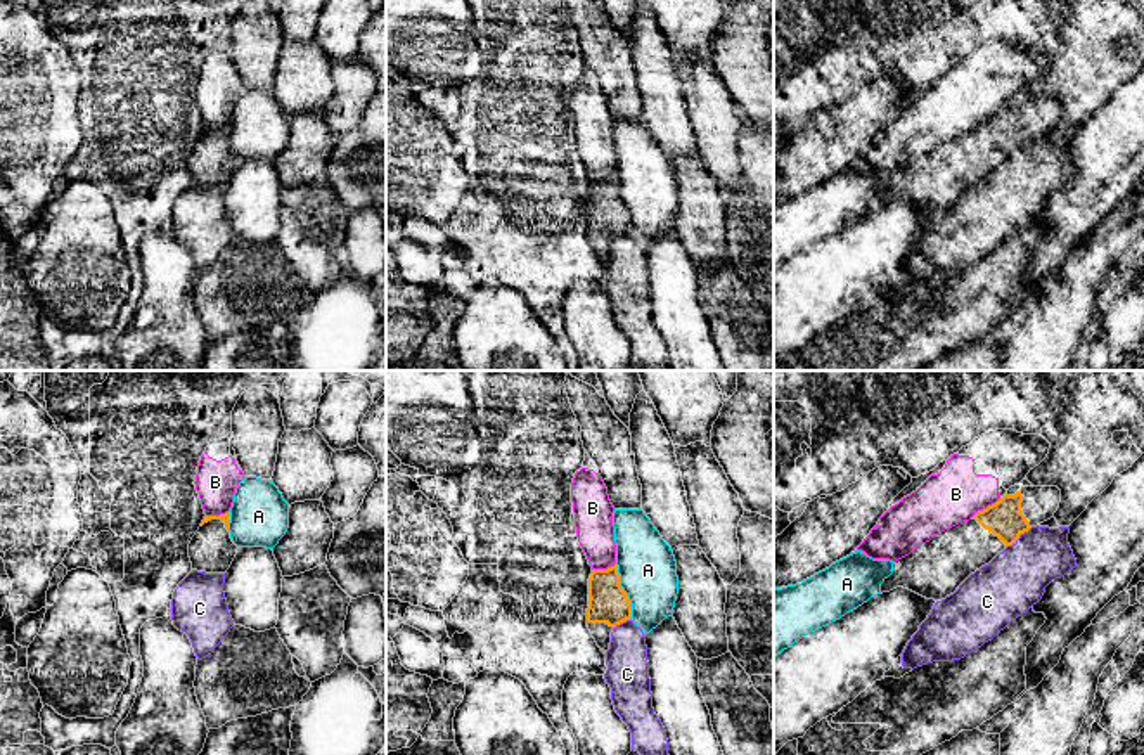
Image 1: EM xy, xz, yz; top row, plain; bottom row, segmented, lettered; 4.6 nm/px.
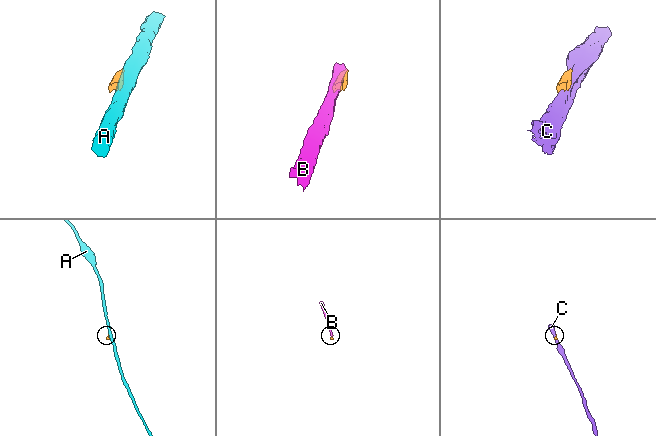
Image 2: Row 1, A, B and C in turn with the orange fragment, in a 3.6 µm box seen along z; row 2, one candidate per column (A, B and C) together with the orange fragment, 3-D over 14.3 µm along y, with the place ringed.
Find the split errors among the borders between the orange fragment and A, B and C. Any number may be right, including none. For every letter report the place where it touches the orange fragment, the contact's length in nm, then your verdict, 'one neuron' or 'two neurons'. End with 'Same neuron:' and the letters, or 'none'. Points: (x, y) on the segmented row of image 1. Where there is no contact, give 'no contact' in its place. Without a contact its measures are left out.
A: contact xz (623, 591); length 280 nm; two neurons
B: contact yz (987, 508); length 180 nm; two neurons
C: contact yz (1018, 537); length 160 nm; two neurons
Same neuron: none

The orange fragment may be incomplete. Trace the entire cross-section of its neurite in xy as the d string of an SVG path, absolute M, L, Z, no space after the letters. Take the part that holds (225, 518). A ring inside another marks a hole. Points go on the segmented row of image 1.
M230 511L220 516L204 516L189 544L192 570L227 573L239 549L230 539L228 523Z

